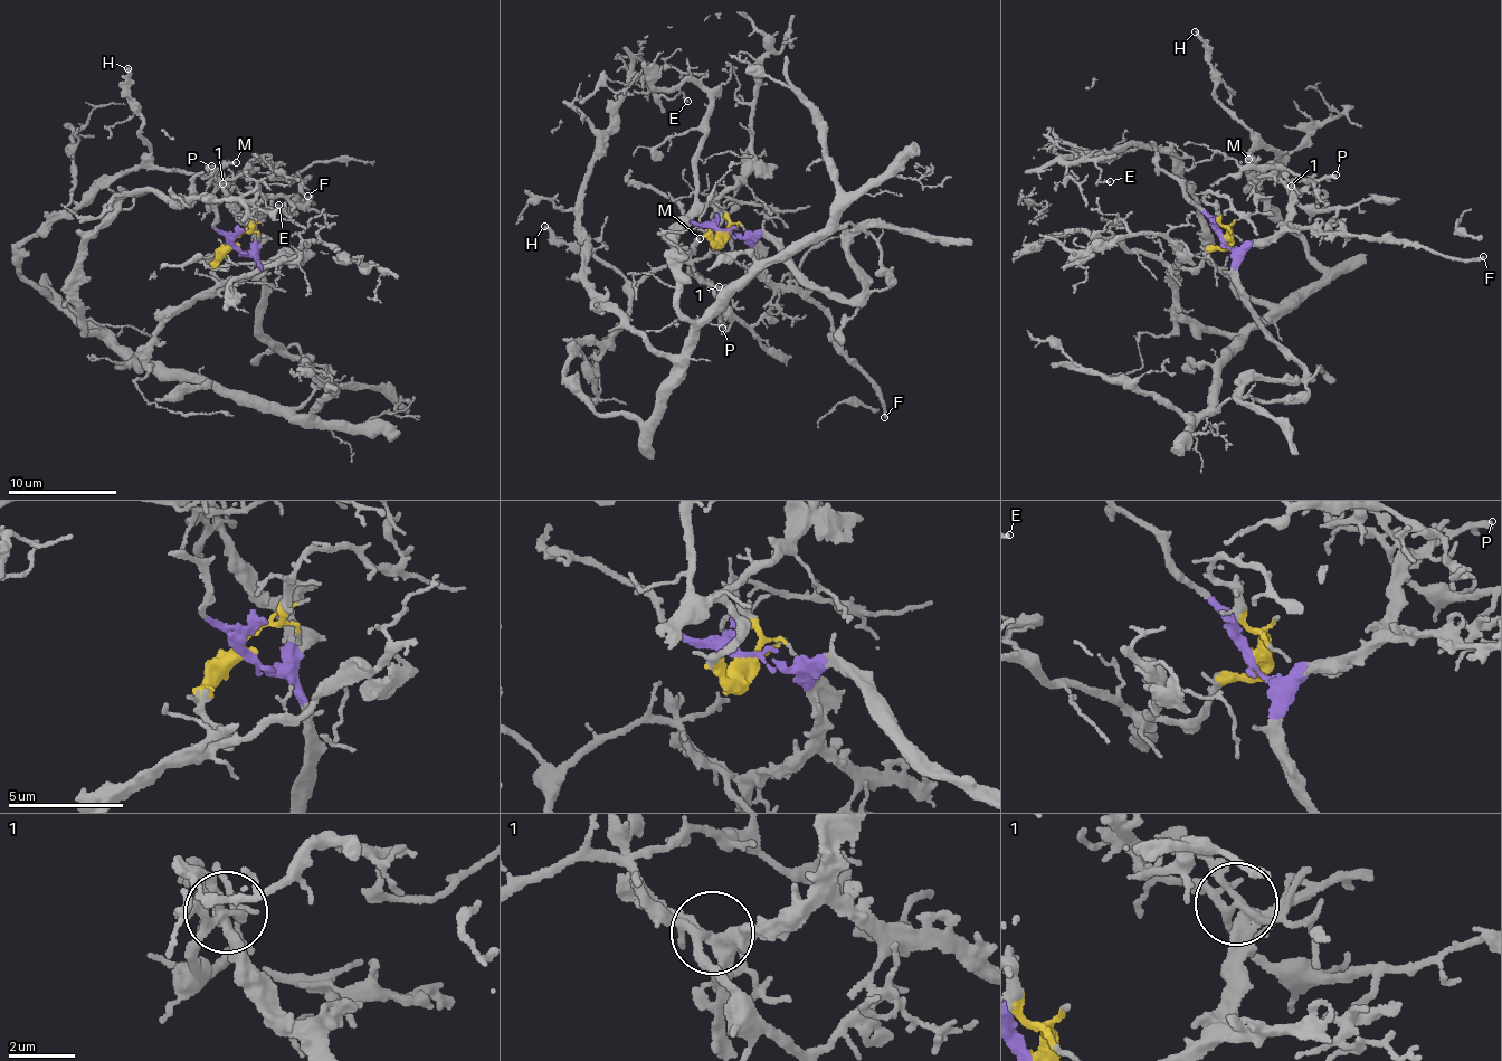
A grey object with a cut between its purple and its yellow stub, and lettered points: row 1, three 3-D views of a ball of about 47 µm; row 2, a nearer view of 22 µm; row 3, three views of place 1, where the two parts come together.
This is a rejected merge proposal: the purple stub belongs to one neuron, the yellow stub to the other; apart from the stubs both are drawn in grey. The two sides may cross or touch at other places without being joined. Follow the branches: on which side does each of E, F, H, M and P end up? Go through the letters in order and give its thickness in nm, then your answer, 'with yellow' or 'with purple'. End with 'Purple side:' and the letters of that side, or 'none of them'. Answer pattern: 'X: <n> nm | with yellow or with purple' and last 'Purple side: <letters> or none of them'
E: 120 nm | with yellow
F: 220 nm | with purple
H: 240 nm | with yellow
M: 220 nm | with purple
P: 280 nm | with purple
Purple side: F, M, P

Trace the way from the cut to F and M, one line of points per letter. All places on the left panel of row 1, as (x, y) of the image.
F: (237, 248), (250, 249), (252, 236), (267, 214), (304, 204), (293, 199), (301, 197), (309, 205), (306, 197)
M: (237, 248), (243, 252), (250, 249), (255, 237), (234, 214), (220, 178), (212, 171), (236, 162)

